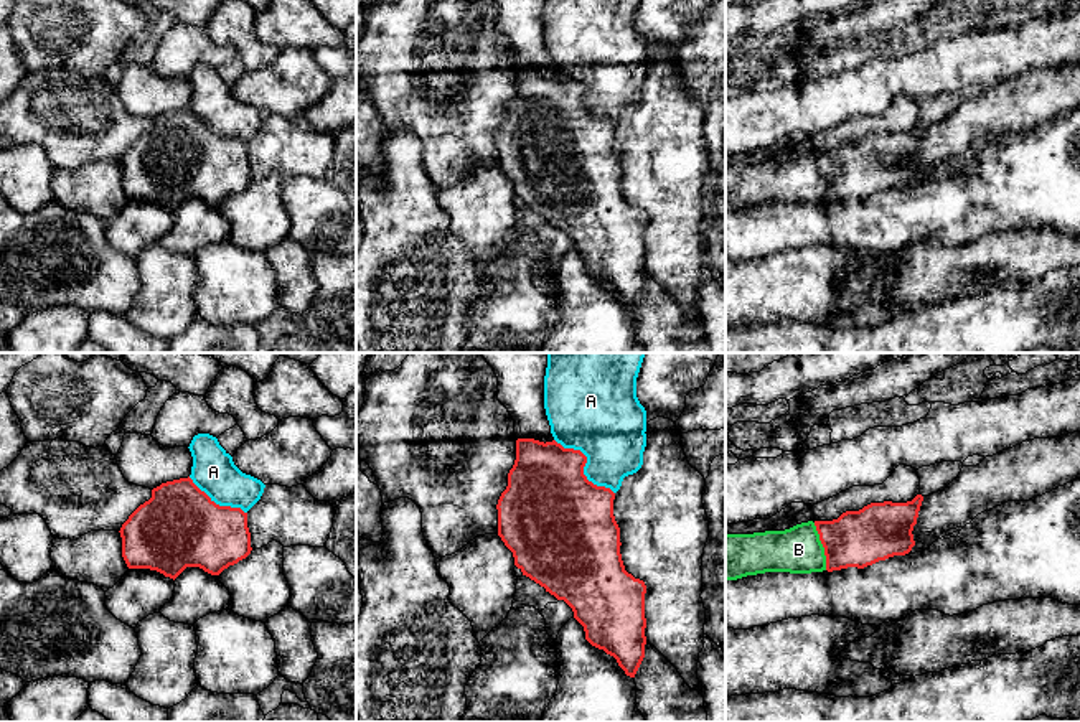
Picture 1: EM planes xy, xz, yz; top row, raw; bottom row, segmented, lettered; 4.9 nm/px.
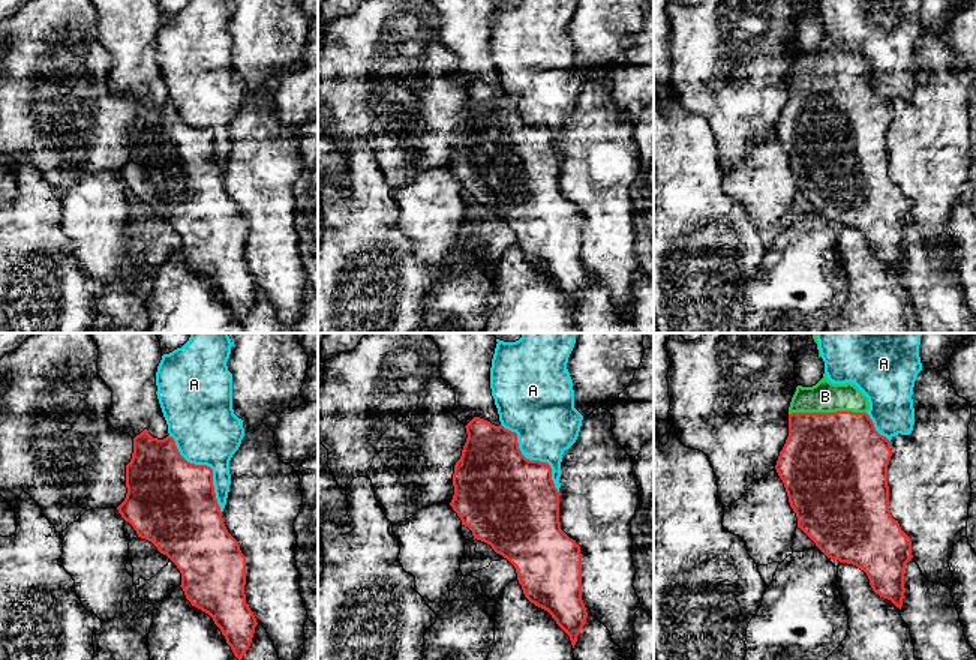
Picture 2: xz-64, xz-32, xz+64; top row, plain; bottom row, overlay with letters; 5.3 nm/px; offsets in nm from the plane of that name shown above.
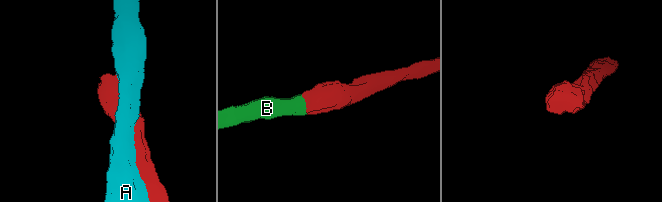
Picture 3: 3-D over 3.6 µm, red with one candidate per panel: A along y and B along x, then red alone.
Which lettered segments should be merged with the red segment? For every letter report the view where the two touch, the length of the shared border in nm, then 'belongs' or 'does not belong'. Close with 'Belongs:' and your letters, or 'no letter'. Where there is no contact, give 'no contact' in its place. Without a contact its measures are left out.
A: contact in xz; length 400 nm; does not belong
B: contact in yz; length 240 nm; belongs
Belongs: B

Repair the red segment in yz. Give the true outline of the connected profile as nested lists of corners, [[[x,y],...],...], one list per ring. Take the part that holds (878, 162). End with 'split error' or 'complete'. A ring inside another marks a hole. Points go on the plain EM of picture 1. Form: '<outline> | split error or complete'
[[[923,127],[907,134],[871,134],[859,142],[846,142],[833,152],[808,152],[785,162],[725,165],[725,211],[765,203],[833,203],[848,198],[864,199],[894,186],[905,186],[915,176],[913,157]]] | split error

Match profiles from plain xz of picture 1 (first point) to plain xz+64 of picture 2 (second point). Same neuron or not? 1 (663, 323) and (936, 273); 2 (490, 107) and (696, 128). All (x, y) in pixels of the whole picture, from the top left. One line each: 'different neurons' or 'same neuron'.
1: same neuron
2: different neurons

